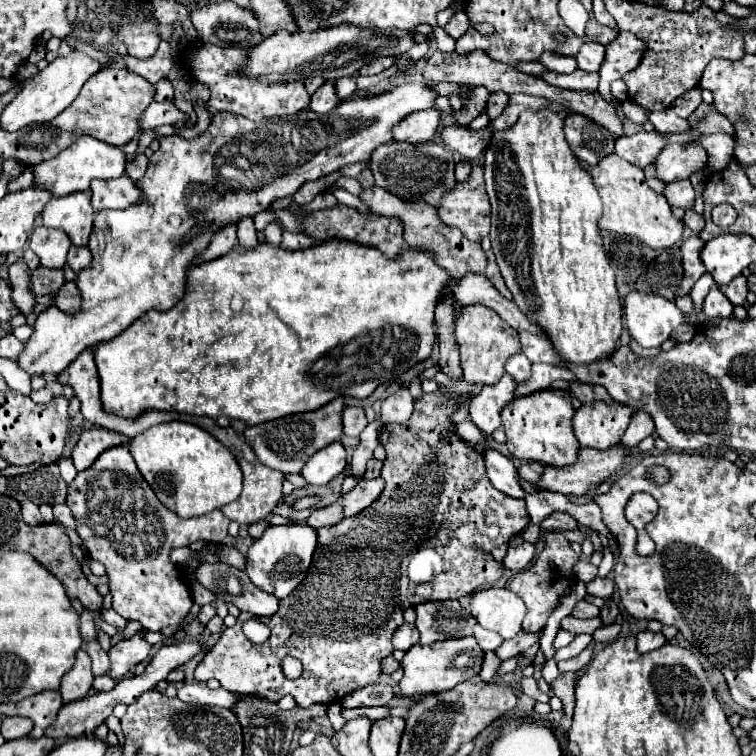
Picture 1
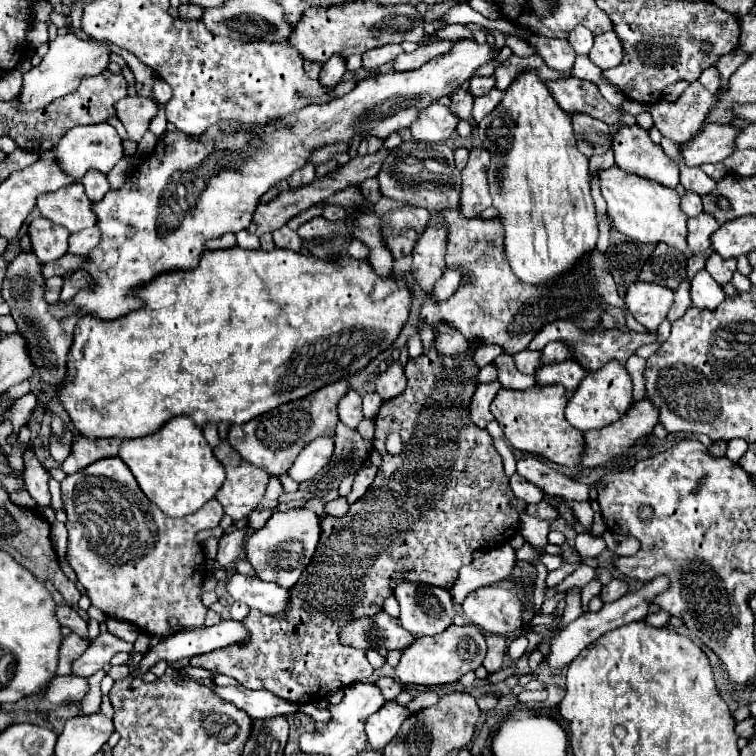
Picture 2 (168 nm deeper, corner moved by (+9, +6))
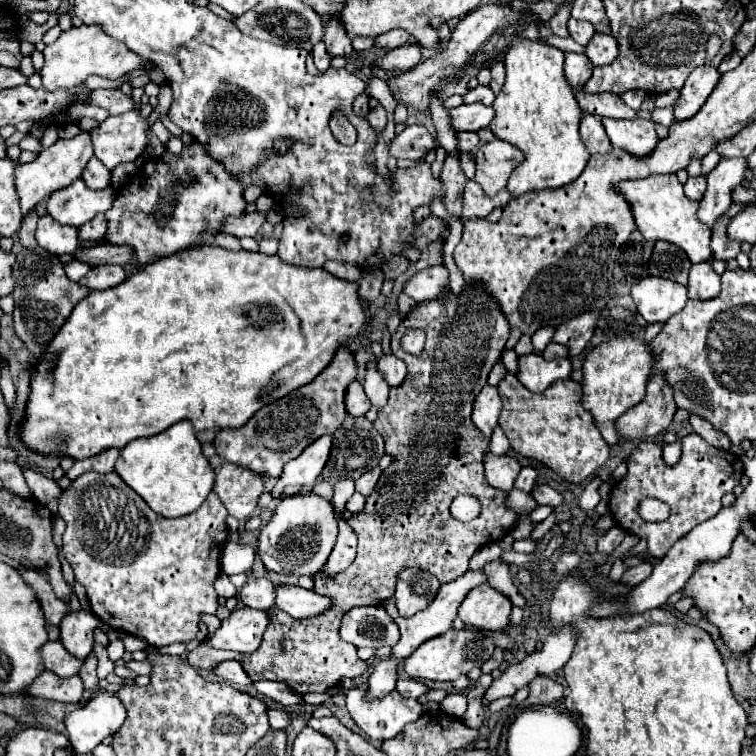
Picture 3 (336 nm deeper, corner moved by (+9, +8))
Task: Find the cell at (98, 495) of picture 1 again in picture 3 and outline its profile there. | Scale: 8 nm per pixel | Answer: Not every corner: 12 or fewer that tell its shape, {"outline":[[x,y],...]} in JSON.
{"outline":[[112,473],[64,489],[92,613],[166,647],[214,615],[228,511],[164,519]]}

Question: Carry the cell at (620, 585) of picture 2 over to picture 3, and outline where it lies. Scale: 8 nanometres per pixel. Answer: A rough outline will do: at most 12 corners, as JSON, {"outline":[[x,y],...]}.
{"outline":[[652,561],[630,567],[620,581],[626,585],[638,585],[650,577]]}

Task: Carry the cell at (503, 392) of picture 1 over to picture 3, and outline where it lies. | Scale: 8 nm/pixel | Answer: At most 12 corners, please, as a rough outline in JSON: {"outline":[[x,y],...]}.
{"outline":[[486,385],[474,399],[472,423],[490,437],[498,427],[502,401]]}

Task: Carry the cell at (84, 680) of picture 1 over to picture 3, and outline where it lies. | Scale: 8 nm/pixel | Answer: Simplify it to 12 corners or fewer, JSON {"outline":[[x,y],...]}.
{"outline":[[70,611],[60,625],[62,645],[74,657],[92,651],[100,625],[90,611]]}

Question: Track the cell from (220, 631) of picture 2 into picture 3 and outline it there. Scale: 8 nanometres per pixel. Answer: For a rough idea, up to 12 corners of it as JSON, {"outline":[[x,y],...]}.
{"outline":[[236,607],[212,635],[212,647],[258,649],[268,611]]}

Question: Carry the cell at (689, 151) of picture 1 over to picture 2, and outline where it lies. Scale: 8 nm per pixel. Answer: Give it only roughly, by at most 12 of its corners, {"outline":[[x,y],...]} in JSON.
{"outline":[[708,123],[680,145],[688,167],[720,163],[734,153],[740,129]]}

